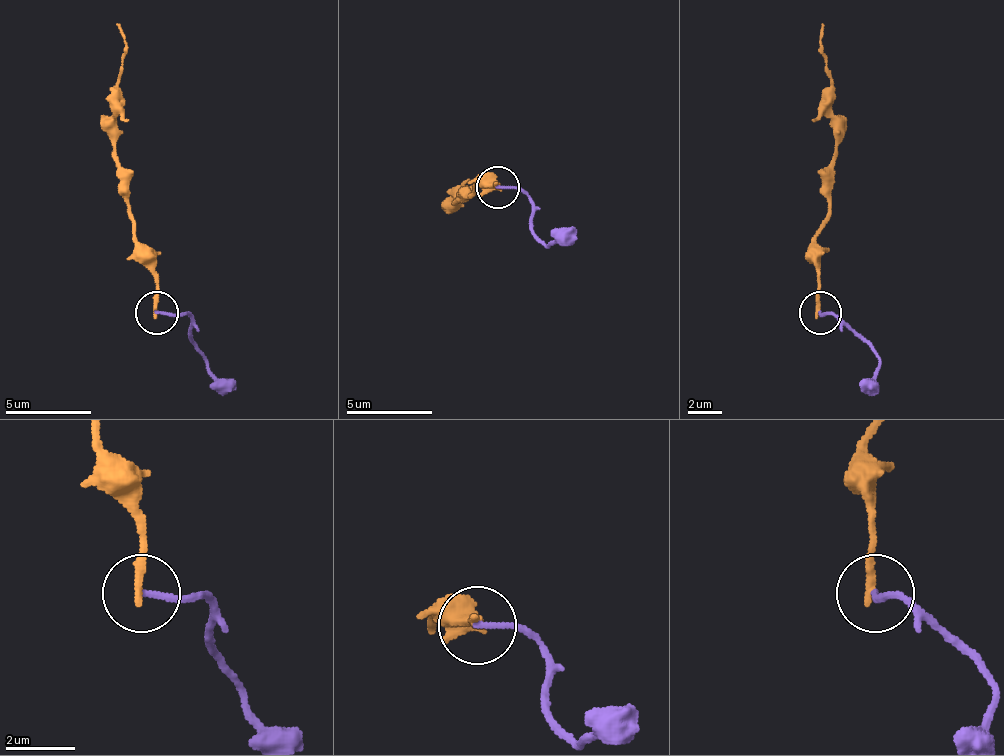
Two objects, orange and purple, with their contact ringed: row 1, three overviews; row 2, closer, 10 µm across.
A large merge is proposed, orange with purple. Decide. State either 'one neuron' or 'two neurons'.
two neurons

